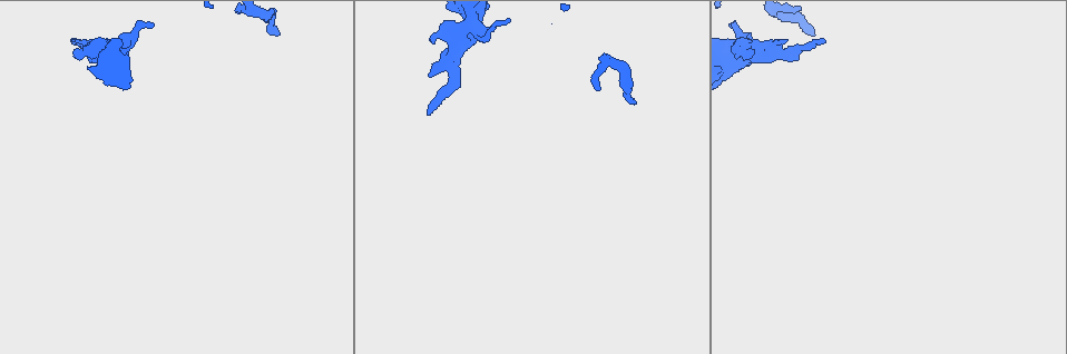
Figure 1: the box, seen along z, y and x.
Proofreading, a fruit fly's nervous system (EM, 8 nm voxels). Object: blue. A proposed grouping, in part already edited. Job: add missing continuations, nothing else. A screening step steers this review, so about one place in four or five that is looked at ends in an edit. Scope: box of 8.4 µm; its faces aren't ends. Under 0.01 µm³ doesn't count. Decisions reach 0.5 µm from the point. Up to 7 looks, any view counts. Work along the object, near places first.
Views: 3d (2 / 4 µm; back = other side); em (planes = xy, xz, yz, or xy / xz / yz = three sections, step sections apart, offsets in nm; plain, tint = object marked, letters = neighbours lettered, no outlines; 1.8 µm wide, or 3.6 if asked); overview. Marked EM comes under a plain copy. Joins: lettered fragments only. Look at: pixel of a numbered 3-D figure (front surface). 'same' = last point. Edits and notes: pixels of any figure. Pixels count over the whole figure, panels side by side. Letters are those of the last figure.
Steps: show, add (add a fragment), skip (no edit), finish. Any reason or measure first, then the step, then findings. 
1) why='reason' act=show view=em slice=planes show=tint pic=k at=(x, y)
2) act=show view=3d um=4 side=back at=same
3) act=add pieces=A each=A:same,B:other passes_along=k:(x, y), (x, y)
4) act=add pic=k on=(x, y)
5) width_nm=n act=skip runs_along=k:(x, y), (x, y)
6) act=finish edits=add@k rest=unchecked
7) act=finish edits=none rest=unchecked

why='free end' act=show view=em slice=planes show=letters pic=1 at=(751, 35)

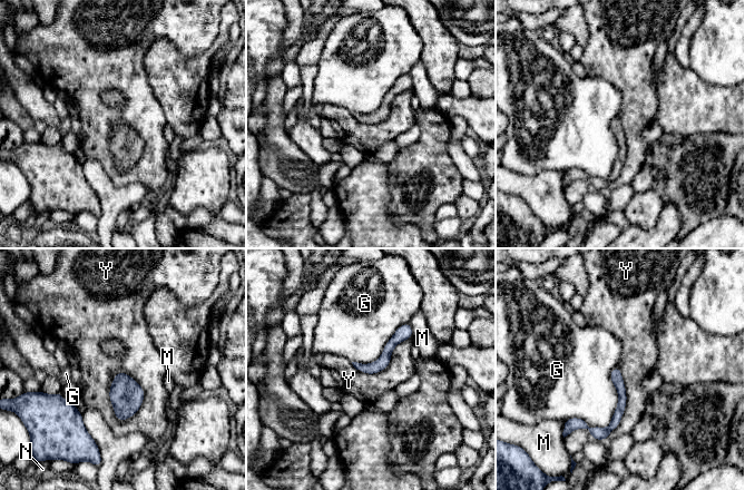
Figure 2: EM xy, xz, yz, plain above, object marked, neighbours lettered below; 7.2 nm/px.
longest_contact=G:550nm act=skip each=G:other,M:other,N:other,Y:other found='no lettered fragment goes on from it'

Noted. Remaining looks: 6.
why='tapers out' act=show view=em slice=planes show=letters pic=1 at=(428, 115)

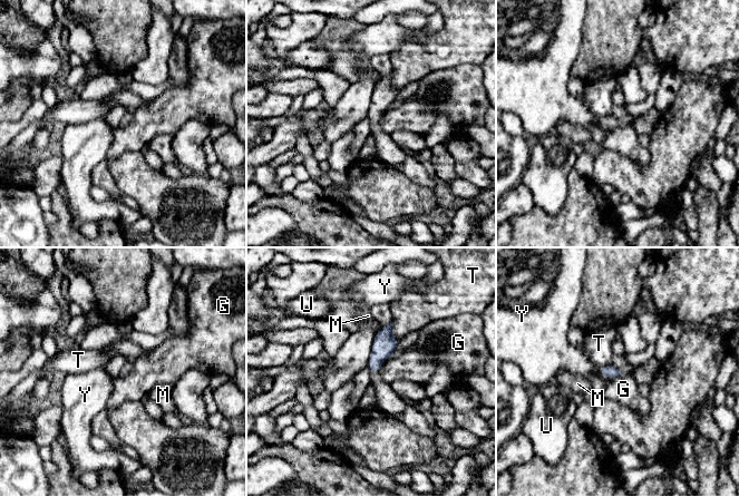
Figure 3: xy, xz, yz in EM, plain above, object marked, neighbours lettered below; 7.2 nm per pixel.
act=skip each=G:other,M:other,T:other,U:other,Y:other border=3:(395, 352), (375, 372) found='none of them fits'

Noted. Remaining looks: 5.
why='thin end' act=show view=em slice=yz step=4 show=letters pic=1 at=(633, 102)

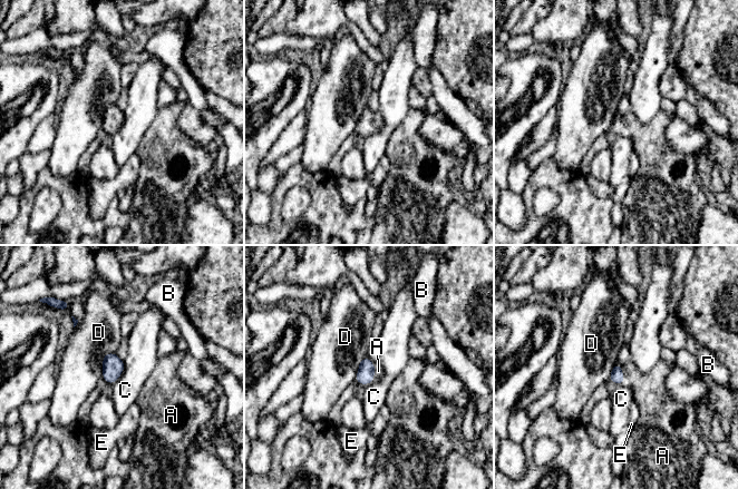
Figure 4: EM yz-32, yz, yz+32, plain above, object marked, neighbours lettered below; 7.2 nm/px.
act=add pieces=A each=A:same,B:other,C:other,D:other,E:other passes_along=4:(617, 375), (622, 375), (649, 389) found='the neuron continues'

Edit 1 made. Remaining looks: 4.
act=finish edits=add@4 rest=unchecked

